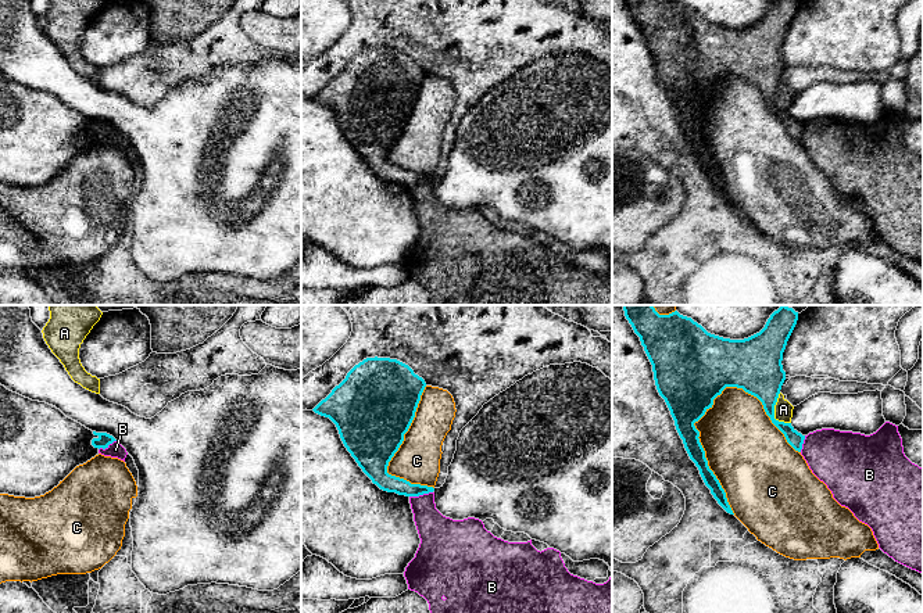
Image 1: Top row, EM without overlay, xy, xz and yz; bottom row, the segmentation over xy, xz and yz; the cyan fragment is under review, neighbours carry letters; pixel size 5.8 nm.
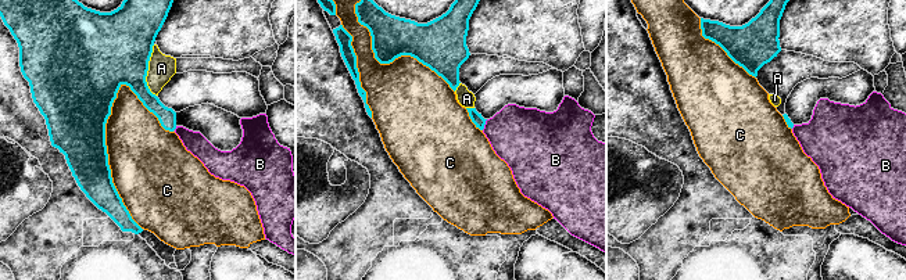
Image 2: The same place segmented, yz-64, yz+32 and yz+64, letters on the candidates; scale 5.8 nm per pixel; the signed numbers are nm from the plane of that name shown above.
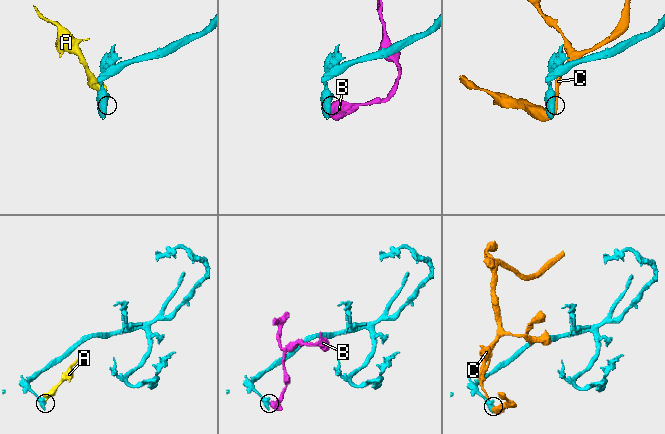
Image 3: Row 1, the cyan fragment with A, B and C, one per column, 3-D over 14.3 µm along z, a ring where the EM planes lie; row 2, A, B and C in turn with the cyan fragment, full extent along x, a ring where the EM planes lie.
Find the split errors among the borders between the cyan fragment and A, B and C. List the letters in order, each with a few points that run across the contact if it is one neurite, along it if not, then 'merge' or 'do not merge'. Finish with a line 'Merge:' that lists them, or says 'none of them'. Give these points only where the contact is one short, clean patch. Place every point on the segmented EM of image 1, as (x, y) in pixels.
A: do not merge
B: xz (432, 491), (410, 497) | do not merge
C: do not merge
Merge: none of them

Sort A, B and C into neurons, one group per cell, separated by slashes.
A / B / C

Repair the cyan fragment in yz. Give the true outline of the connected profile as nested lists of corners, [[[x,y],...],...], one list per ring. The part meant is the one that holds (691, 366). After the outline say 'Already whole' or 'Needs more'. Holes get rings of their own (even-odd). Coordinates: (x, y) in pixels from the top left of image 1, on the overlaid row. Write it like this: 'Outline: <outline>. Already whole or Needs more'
Outline: [[[652,305],[622,306],[626,319],[640,337],[641,345],[652,365],[657,390],[670,411],[676,430],[683,440],[690,459],[698,467],[705,485],[711,490],[718,503],[727,513],[734,515],[725,490],[708,466],[705,451],[698,438],[700,431],[694,423],[712,408],[713,399],[726,387],[743,388],[762,402],[772,423],[784,434],[787,442],[801,452],[805,435],[798,433],[791,423],[774,419],[774,405],[786,380],[786,372],[781,365],[783,352],[797,325],[798,312],[787,305],[781,305],[770,315],[759,333],[744,340],[730,340],[708,333],[701,325],[691,318],[680,315],[677,311],[669,315],[659,315]]]. Already whole

